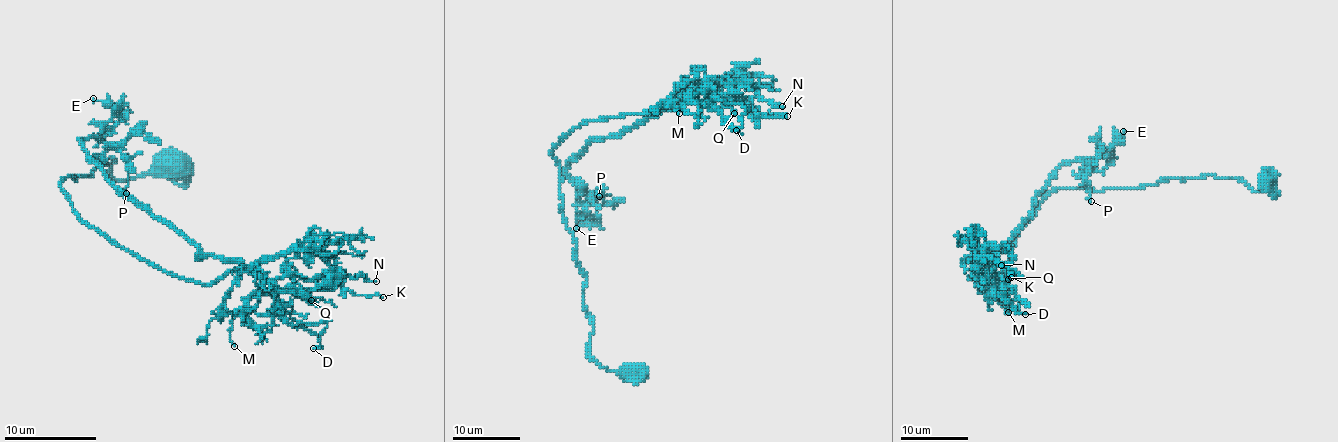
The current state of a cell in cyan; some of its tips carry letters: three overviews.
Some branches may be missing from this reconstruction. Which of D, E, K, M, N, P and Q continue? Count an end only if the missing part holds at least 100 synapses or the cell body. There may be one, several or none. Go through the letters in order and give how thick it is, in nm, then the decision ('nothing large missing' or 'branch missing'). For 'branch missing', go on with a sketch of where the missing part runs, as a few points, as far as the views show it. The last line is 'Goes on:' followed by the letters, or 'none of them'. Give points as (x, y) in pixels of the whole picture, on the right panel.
D: calibre 110 nm; nothing large missing
E: calibre 200 nm; nothing large missing
K: calibre 130 nm; nothing large missing
M: calibre 130 nm; nothing large missing
N: calibre 160 nm; nothing large missing
P: calibre 150 nm; nothing large missing
Q: calibre 140 nm; nothing large missing
Goes on: none of them

